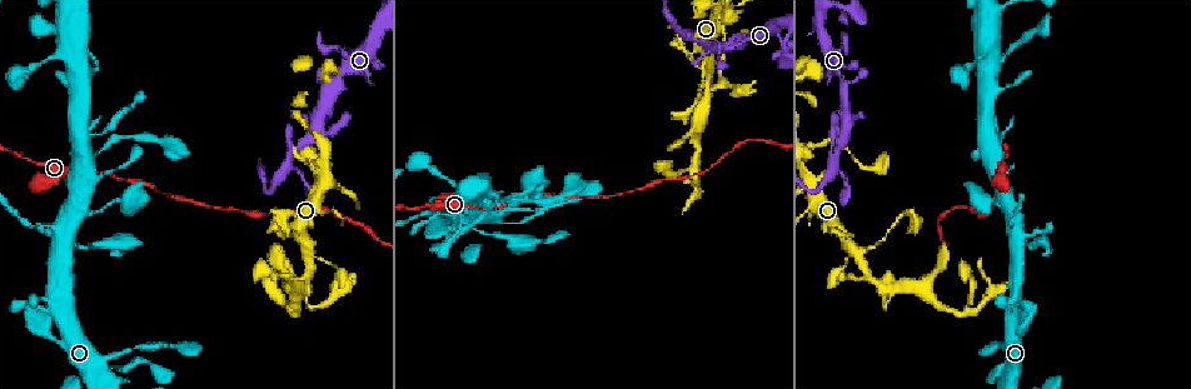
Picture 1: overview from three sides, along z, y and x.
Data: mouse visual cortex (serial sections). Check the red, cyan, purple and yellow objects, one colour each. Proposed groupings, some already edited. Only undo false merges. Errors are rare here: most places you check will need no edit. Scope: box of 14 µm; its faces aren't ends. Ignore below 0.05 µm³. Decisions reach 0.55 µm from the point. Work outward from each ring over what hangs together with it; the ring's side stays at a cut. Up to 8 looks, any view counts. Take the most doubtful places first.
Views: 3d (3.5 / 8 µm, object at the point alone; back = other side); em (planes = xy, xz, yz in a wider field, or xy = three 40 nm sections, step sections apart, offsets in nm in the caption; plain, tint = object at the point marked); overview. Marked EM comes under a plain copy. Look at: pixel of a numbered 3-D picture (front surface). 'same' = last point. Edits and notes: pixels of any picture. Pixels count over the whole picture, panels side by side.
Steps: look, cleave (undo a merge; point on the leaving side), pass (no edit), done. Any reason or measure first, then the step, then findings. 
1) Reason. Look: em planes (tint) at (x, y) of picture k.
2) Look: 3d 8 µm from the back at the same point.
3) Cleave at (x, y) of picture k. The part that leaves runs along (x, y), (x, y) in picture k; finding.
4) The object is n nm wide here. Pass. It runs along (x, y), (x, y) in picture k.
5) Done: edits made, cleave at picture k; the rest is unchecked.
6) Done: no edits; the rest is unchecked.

Branch point. Look: 3d 3.5 µm at (701, 46) of picture 1.

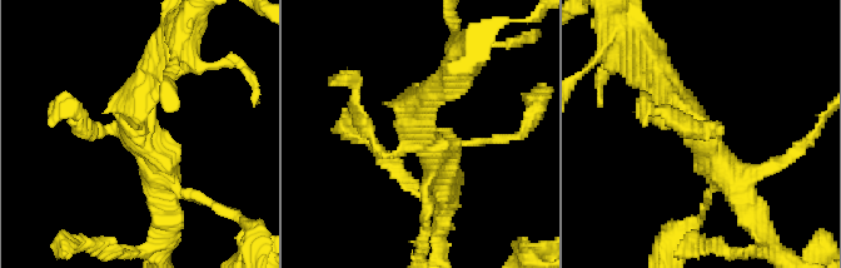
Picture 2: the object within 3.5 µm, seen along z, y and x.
Look: em xy step 5 (tint) at (421, 134) of picture 2.

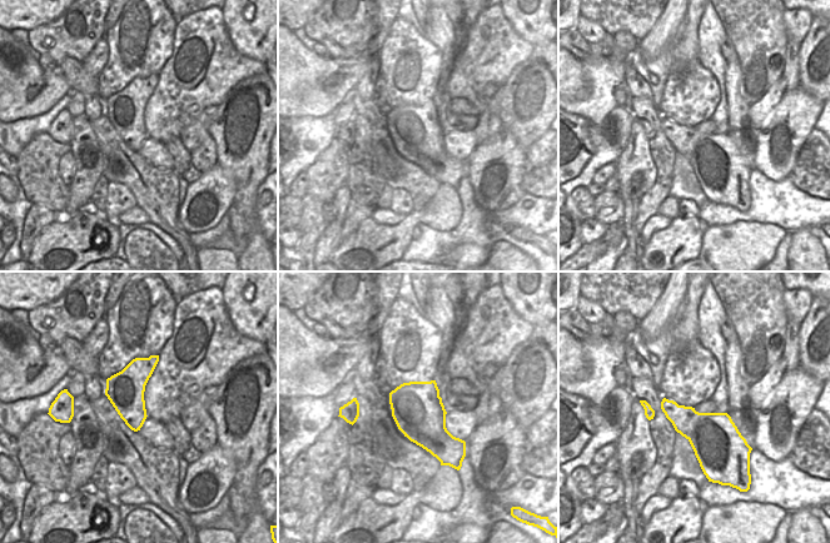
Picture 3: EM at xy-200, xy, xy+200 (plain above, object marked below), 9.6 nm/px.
Pass. It runs along (656, 69), (746, 203) in picture 2; all the same cell.

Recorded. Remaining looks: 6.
Narrows sharply. Look: 3d 8 µm at (966, 315) of picture 1.

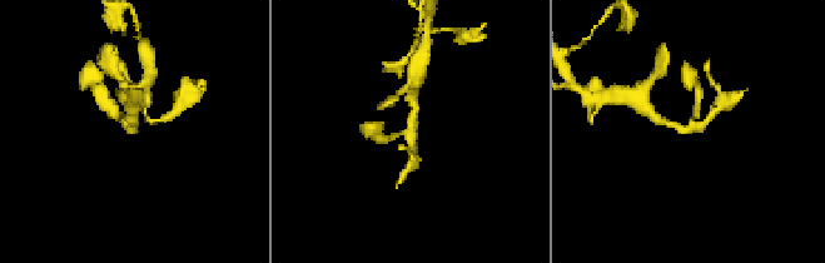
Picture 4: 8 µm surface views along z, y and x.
Zoom in. Look: 3d 3.5 µm at (689, 131) of picture 4.

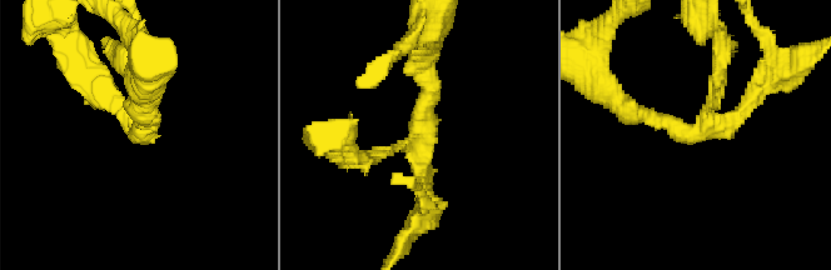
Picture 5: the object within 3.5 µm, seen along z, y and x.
Look: em xy step 5 (tint) at (421, 144) of picture 5.

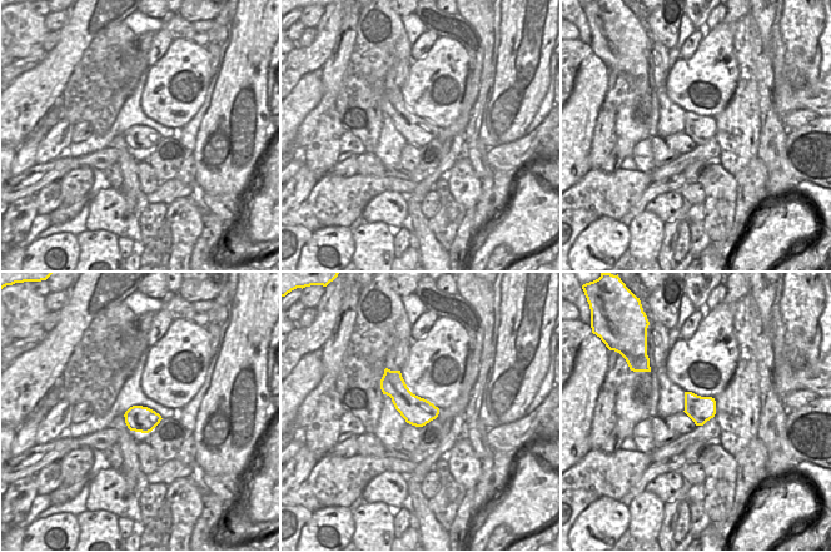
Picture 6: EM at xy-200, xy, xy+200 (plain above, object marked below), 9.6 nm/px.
The object is 280 nm wide here. Pass. It runs along (424, 68), (421, 141), (363, 158) in picture 5; all the same cell.

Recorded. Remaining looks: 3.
A narrow waist. Look: 3d 3.5 µm at (70, 240) of picture 1.

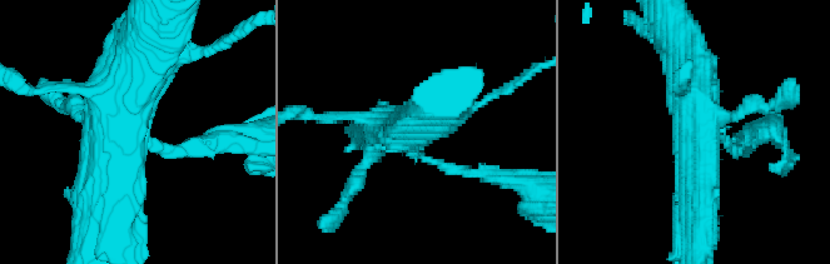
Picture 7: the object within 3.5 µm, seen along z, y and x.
Look: em xy step 2 (tint) at (717, 128) of picture 7.

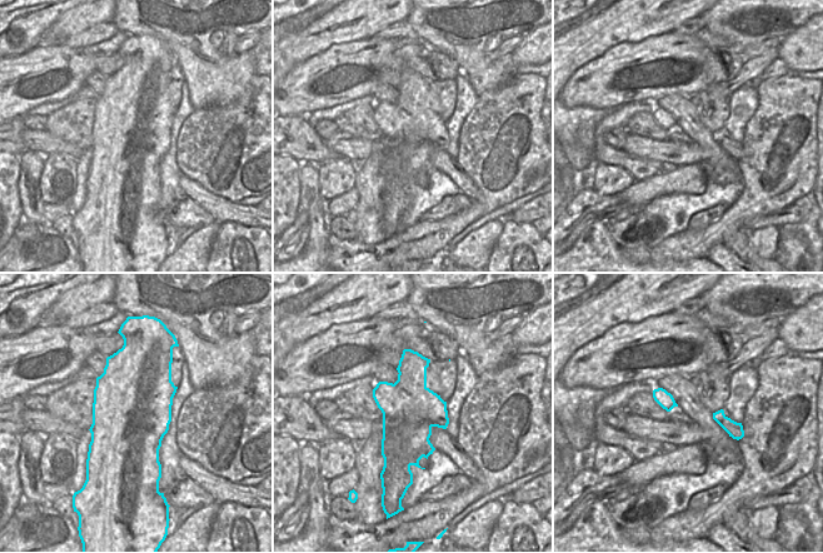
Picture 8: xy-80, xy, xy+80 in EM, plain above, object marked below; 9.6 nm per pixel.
Pass. It runs along (110, 212), (119, 123), (153, 50) in picture 7; one cell here.

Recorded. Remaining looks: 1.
Done: no edits; the rest is unchecked.

